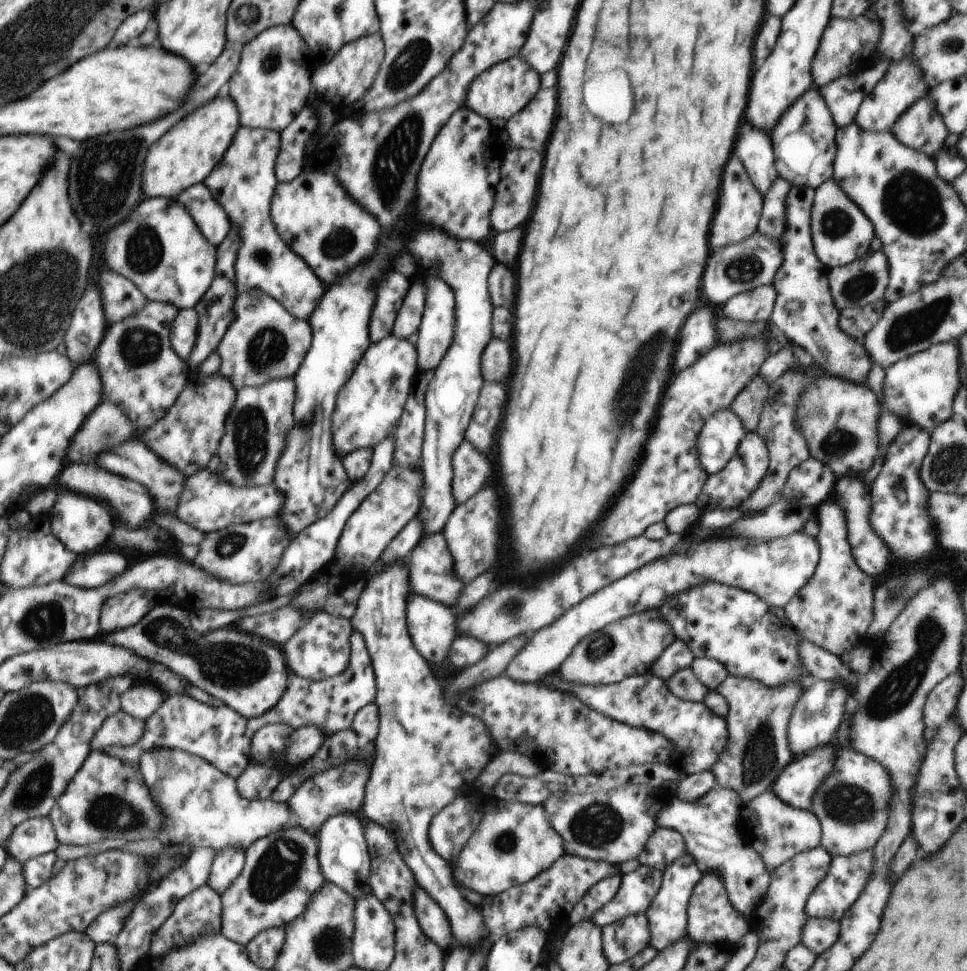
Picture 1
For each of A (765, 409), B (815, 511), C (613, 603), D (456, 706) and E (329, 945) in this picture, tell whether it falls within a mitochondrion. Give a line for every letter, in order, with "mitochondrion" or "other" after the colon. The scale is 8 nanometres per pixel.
A: other
B: other
C: other
D: other
E: mitochondrion

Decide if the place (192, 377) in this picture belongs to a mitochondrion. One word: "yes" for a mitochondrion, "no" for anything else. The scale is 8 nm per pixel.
no

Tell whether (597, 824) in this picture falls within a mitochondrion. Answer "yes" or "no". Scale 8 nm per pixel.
yes

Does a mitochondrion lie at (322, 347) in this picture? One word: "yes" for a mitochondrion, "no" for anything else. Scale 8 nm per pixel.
no

